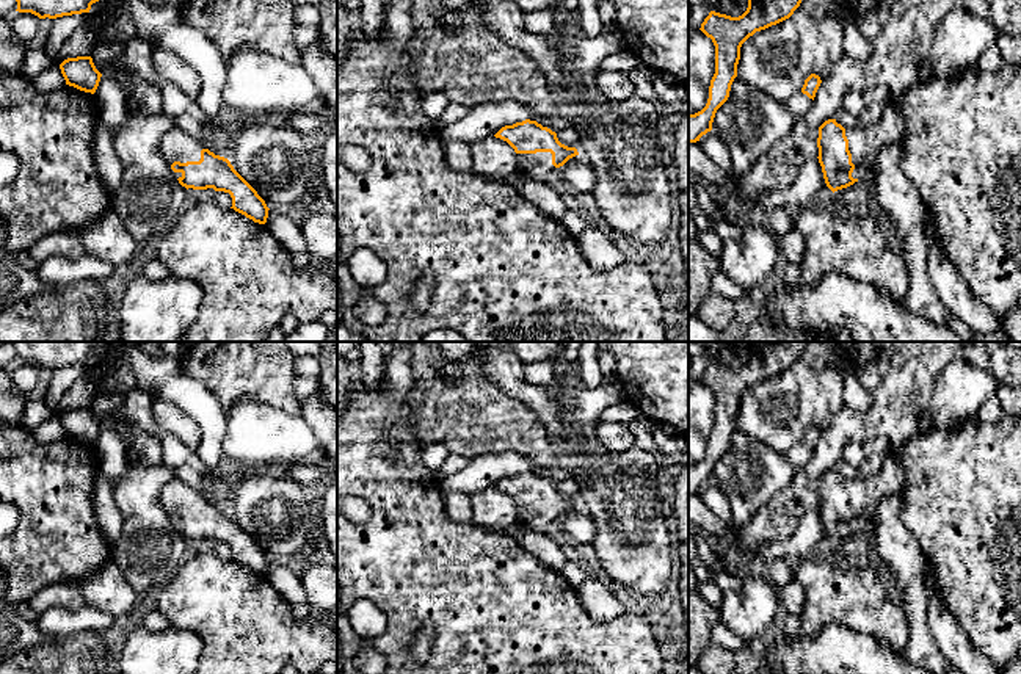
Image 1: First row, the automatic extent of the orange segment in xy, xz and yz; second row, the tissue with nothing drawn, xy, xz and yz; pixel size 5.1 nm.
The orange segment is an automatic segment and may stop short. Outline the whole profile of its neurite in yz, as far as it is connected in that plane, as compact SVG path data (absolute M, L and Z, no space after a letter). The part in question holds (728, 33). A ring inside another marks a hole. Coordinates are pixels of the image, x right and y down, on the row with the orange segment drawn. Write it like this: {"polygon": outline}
{"polygon": "M748 0L747 11L739 17L709 13L699 30L715 45L715 74L706 107L689 114L689 143L699 141L712 130L715 113L728 100L731 85L737 77L742 44L756 31L789 19L800 3L801 0Z"}

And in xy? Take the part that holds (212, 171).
{"polygon": "M179 127L166 132L160 152L182 187L193 190L213 188L229 193L235 212L254 223L265 224L268 207L257 191L234 169L224 157L215 155L204 143Z"}

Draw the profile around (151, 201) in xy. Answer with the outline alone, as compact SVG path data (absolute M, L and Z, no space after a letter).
M102 74L96 97L99 125L105 125L113 132L113 143L124 168L121 188L113 194L114 204L111 208L118 213L138 248L154 245L179 223L188 205L187 188L174 177L160 152L163 135L176 127L174 118L135 111L121 82L108 74Z

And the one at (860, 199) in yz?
M869 177L834 191L834 196L836 199L830 207L839 205L847 216L877 216L877 185Z

